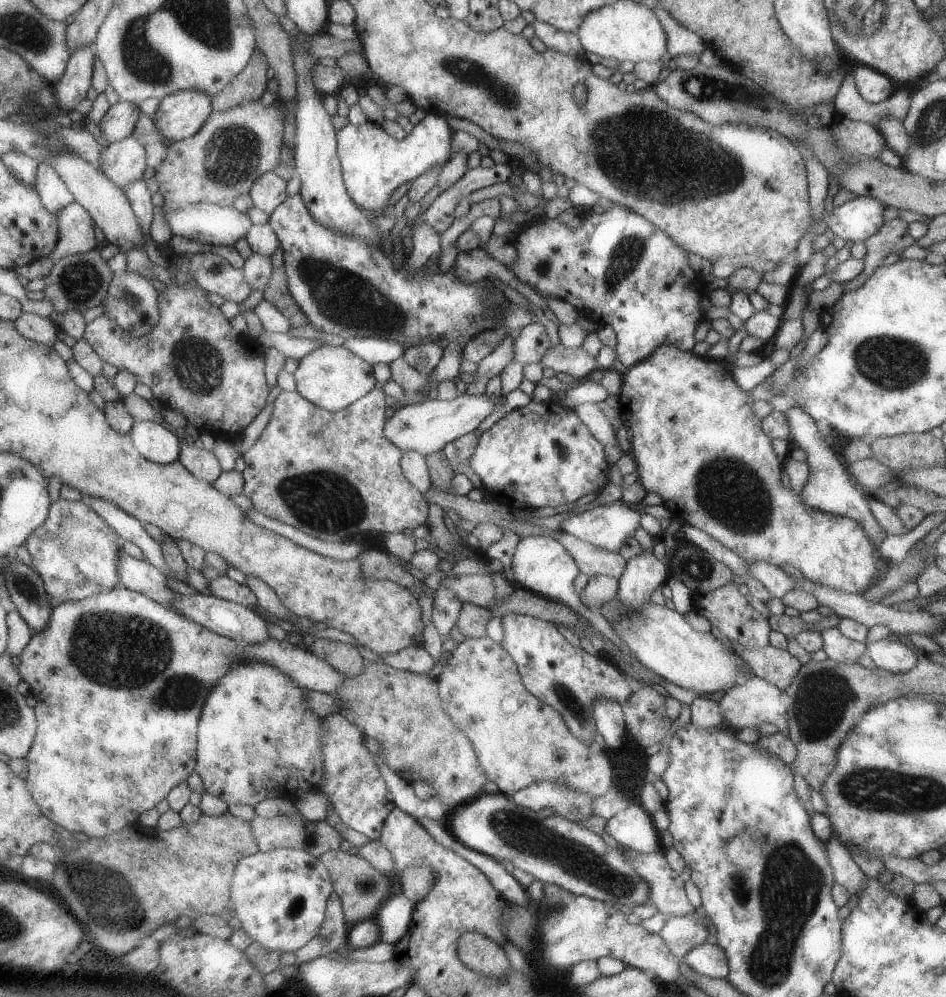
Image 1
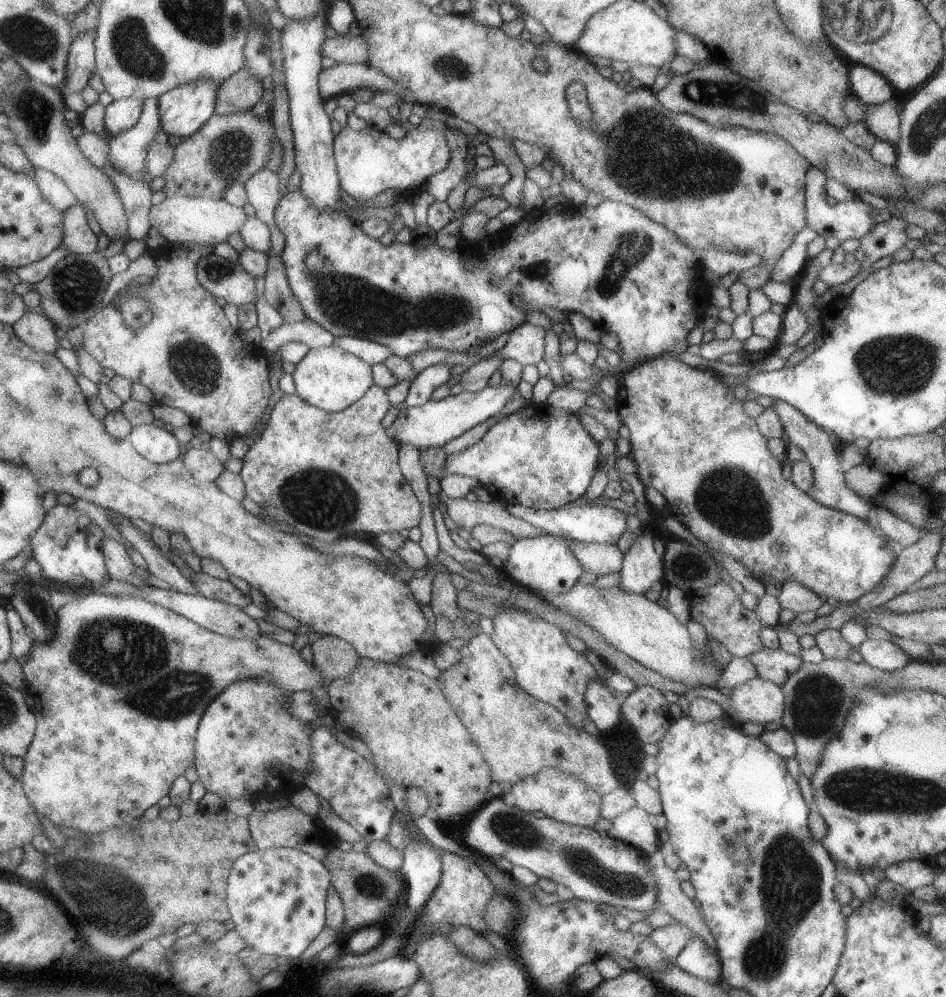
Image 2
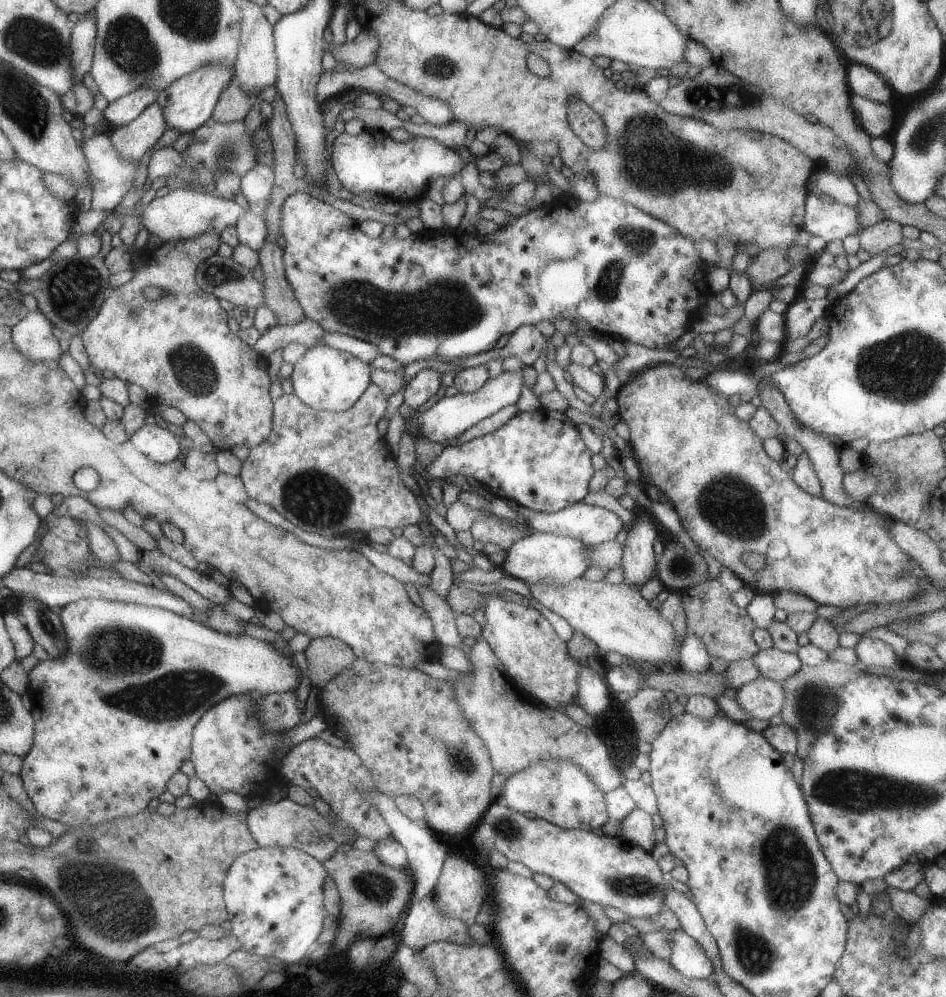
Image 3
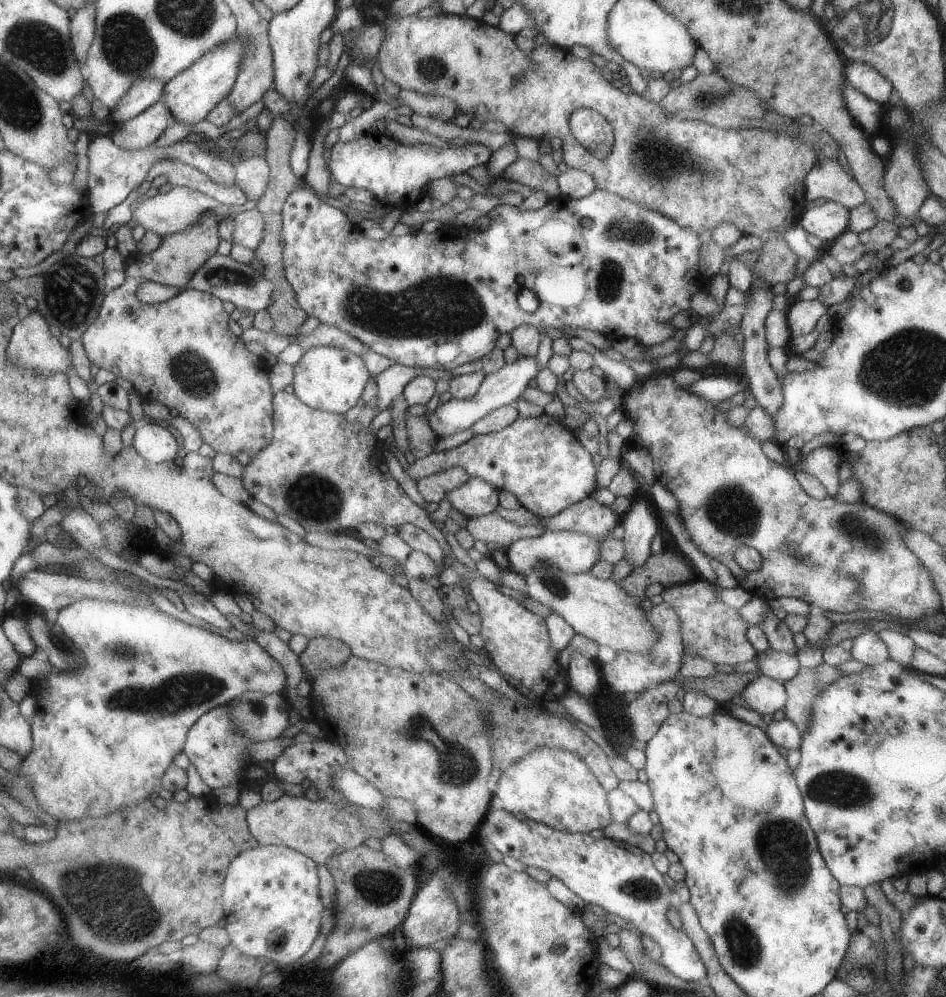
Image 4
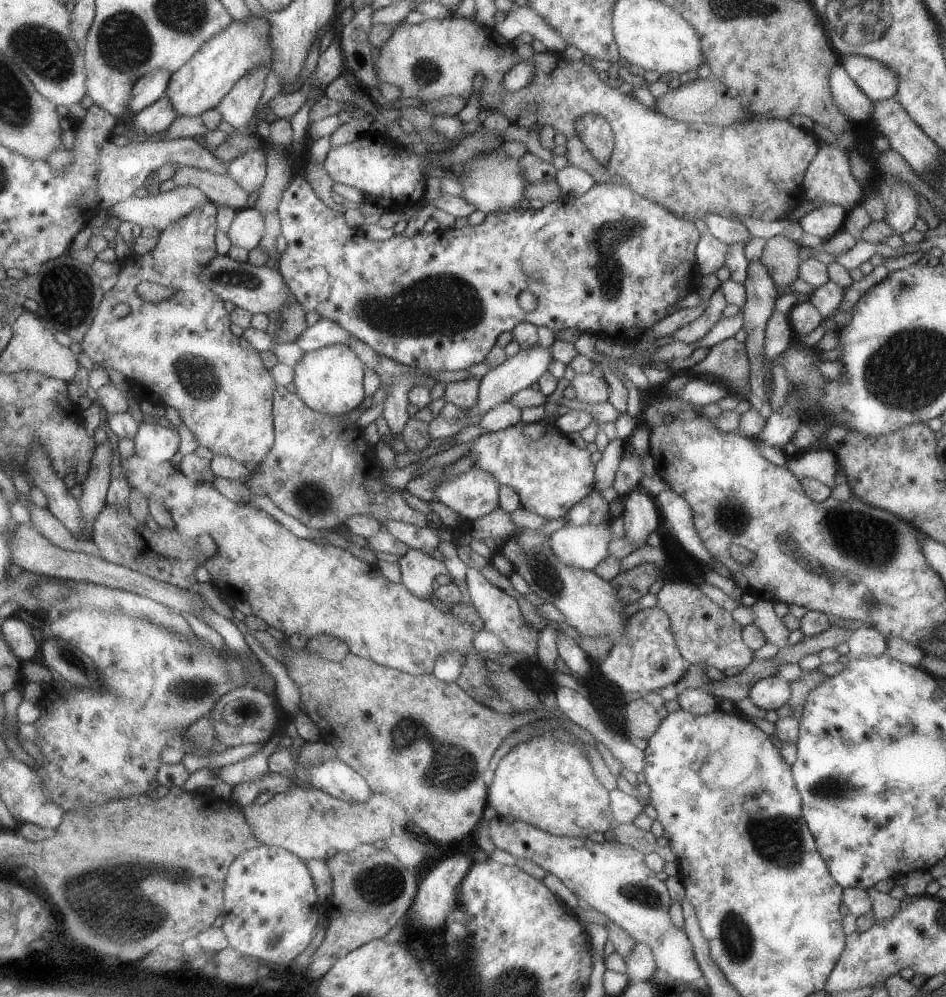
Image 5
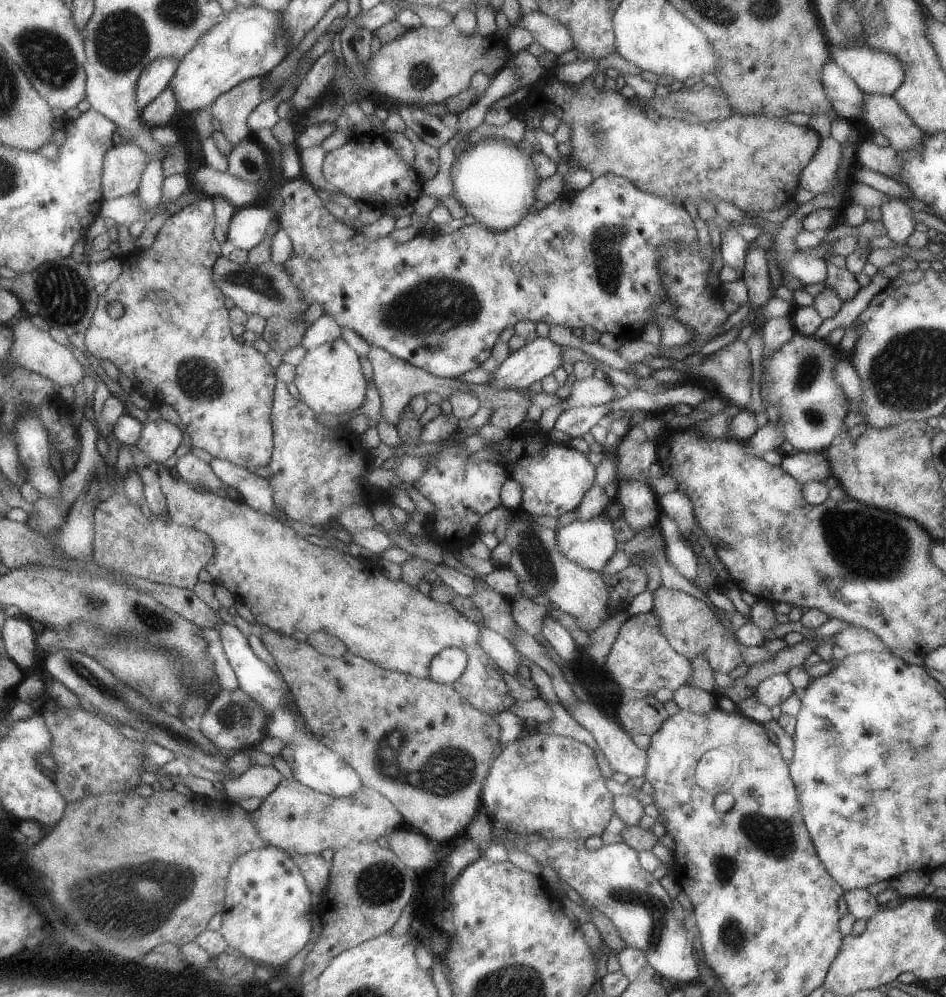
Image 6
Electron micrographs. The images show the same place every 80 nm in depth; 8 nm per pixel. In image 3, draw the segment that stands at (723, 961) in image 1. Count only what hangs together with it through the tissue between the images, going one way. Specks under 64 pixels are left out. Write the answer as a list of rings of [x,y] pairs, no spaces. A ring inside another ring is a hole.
[[[682,930],[667,931],[672,943],[668,962],[688,978],[712,979],[715,974],[712,959],[698,941]]]

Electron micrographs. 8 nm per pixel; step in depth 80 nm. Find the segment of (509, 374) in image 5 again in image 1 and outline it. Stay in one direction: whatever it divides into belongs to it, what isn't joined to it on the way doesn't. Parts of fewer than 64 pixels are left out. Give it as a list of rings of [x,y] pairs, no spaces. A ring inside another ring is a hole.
[[[464,393],[452,400],[428,398],[422,403],[412,403],[397,410],[386,421],[384,436],[402,452],[416,451],[428,456],[442,451],[446,444],[456,438],[476,431],[478,425],[494,412],[495,404],[497,403],[490,402],[485,394],[476,396]]]

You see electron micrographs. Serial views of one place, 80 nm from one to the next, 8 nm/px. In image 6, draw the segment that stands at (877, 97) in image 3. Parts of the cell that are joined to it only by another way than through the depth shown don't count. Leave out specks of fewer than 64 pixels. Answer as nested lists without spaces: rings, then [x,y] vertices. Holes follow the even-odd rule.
[[[832,44],[828,46],[828,50],[832,62],[838,64],[838,67],[842,68],[865,94],[891,96],[902,86],[909,73],[909,65],[902,62],[898,56],[892,56],[888,52],[882,52],[882,50],[876,50],[870,46],[842,48],[838,44]]]

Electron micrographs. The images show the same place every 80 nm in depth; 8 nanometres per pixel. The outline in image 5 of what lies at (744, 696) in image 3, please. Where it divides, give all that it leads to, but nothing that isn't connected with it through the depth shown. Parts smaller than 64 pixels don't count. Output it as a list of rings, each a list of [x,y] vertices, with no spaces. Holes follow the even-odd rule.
[[[771,676],[756,682],[750,688],[749,698],[764,710],[778,710],[781,706],[788,703],[791,696],[790,683],[780,678],[780,676]]]

